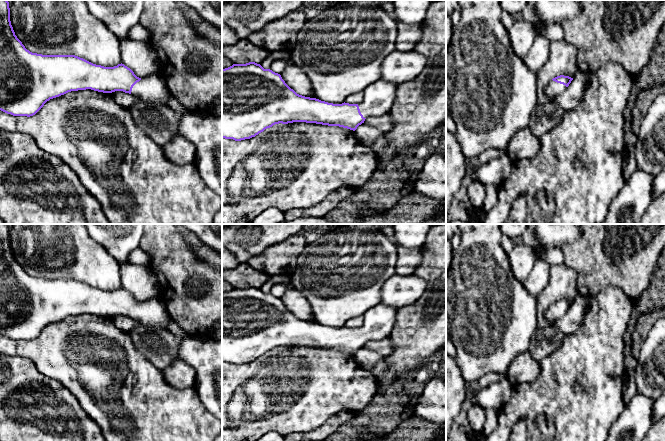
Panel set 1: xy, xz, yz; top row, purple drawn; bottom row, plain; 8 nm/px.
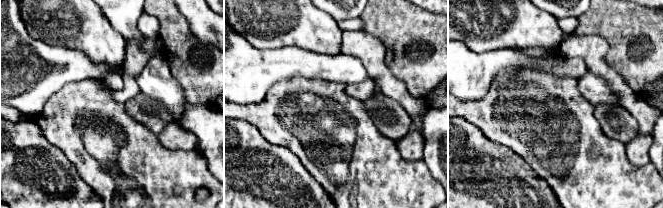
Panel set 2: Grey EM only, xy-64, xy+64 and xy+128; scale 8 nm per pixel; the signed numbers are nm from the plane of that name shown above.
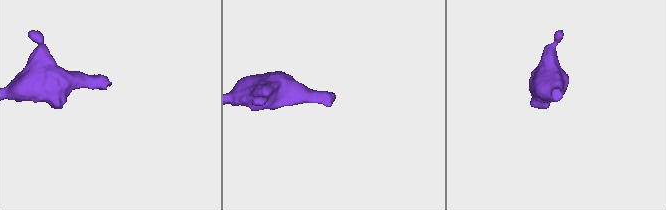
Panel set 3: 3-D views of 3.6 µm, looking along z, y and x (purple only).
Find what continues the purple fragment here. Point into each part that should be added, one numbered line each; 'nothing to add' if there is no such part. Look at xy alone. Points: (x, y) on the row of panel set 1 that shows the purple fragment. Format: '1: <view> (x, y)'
1: xy (152, 89)

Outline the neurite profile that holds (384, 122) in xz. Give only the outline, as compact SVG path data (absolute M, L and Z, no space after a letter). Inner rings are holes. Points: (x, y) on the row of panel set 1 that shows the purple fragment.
M389 114L368 117L365 119L364 123L368 126L378 128L385 132L390 130L393 126L392 119Z

